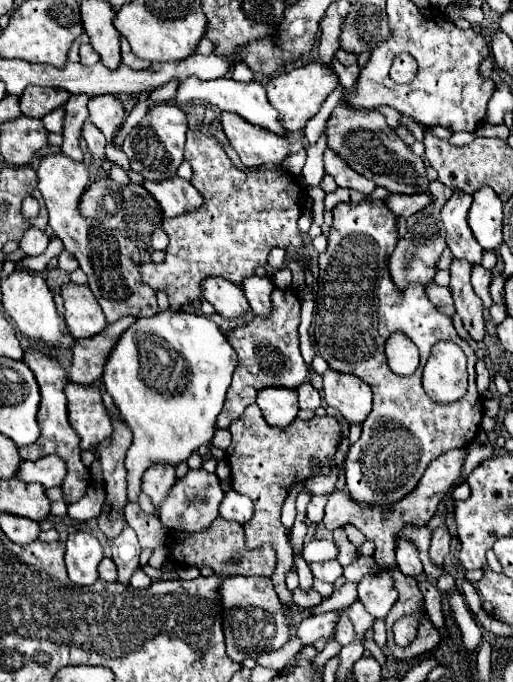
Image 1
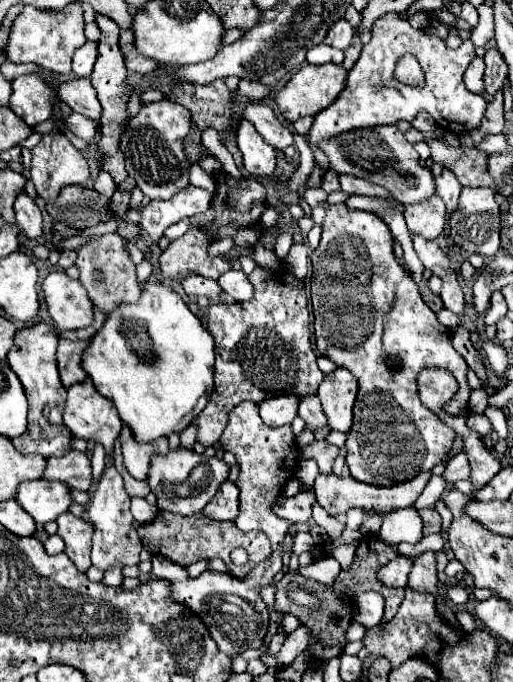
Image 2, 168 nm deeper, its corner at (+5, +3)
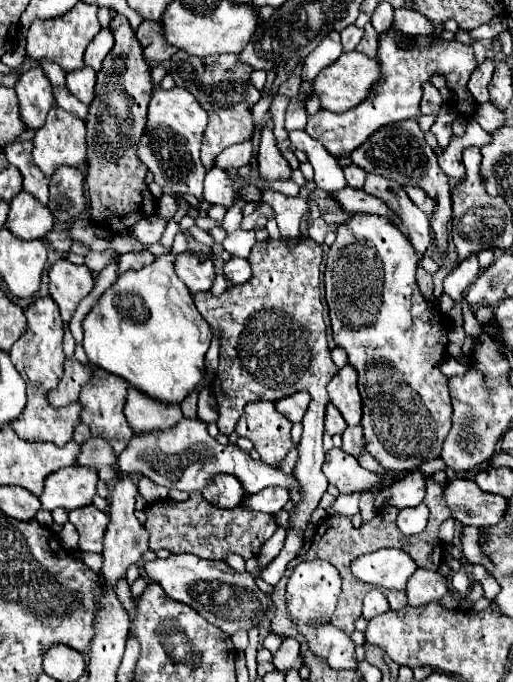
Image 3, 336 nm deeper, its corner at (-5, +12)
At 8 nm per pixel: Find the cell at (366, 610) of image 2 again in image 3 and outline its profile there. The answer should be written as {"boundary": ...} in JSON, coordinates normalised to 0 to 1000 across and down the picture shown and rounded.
{"boundary":[[[737,862],[721,865],[721,868],[710,874],[706,903],[710,903],[713,909],[721,909],[721,906],[729,906],[729,903],[737,903],[737,900],[749,900],[752,894],[760,894],[756,880],[752,880],[752,874],[749,874]]]}

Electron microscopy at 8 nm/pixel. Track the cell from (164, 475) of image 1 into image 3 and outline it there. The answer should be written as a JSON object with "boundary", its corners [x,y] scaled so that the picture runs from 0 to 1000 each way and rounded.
{"boundary":[[[261,569],[250,572],[250,592],[242,595],[242,607],[261,636],[316,633],[355,616],[351,598],[316,598],[316,592],[300,592],[300,587],[292,589],[285,581],[269,581]]]}

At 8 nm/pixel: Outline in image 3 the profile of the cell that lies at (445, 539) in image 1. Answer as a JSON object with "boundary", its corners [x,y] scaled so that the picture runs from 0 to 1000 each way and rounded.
{"boundary":[[[815,833],[799,845],[791,868],[795,868],[799,889],[823,889],[823,886],[858,880],[873,868],[873,850],[858,839]]]}

